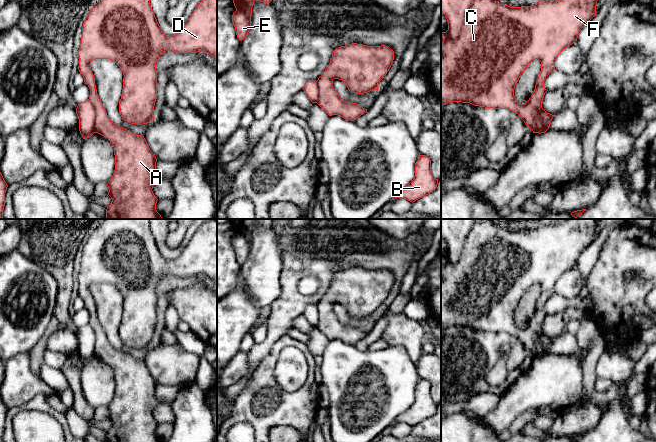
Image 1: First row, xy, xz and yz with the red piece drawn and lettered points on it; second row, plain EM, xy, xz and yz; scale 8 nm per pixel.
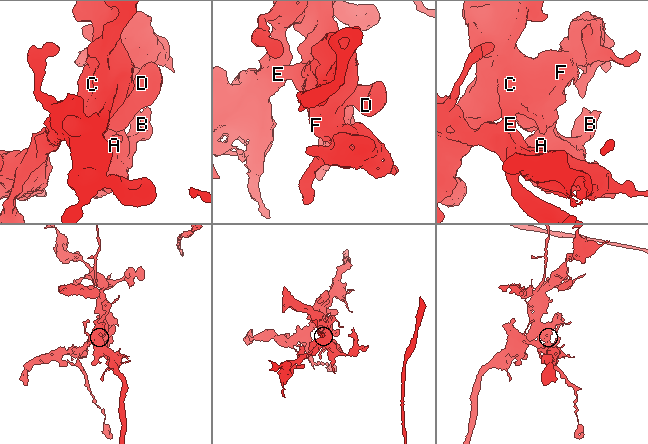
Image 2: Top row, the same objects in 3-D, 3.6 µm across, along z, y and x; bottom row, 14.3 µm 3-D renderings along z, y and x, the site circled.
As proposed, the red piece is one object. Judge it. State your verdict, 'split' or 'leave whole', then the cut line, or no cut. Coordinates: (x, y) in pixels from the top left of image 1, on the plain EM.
split | yz (476, 219), (466, 237), (460, 258), (455, 263), (451, 263)

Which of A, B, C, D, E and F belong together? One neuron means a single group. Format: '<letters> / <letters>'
A B C D F / E

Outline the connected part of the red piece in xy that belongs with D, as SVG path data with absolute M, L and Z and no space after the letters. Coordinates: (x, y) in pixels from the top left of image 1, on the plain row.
M104 219L91 233L82 250L78 275L78 294L90 313L89 324L96 334L94 352L114 371L115 394L108 410L112 426L106 433L106 442L162 442L156 434L157 422L152 413L161 404L156 396L157 383L144 360L115 349L98 321L91 286L95 283L114 285L122 294L123 313L119 325L122 343L143 349L154 345L153 334L157 323L156 287L163 276L205 276L217 281L217 220L204 222L194 233L181 255L167 260L161 254L150 229L149 219Z

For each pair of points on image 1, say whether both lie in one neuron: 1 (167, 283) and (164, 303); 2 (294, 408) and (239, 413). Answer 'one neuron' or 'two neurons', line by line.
1: one neuron
2: one neuron

